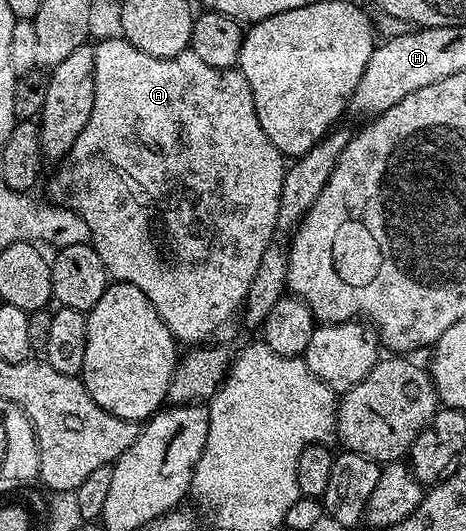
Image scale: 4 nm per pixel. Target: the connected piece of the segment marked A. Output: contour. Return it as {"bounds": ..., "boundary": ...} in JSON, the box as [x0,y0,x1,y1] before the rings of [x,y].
{"bounds":[49,36,287,344],"boundary":[[[121,36],[115,38],[106,38],[102,43],[94,46],[94,107],[92,108],[92,116],[88,116],[88,124],[84,124],[84,132],[80,132],[80,136],[76,136],[76,144],[72,144],[72,148],[67,152],[65,158],[62,159],[57,167],[58,175],[50,182],[50,198],[49,201],[59,208],[65,208],[76,212],[76,216],[80,216],[84,220],[84,224],[88,224],[90,229],[90,237],[92,245],[96,253],[100,256],[100,260],[104,264],[107,275],[111,279],[119,282],[127,282],[136,288],[140,288],[140,292],[144,292],[144,296],[148,296],[148,300],[152,304],[152,308],[156,308],[156,312],[160,316],[160,320],[164,320],[164,324],[170,329],[171,334],[179,343],[190,342],[186,344],[202,344],[210,338],[234,313],[243,309],[246,297],[248,296],[248,288],[252,284],[252,276],[256,276],[256,268],[260,265],[260,256],[264,256],[264,248],[268,248],[274,241],[274,234],[278,230],[278,213],[280,212],[280,188],[284,184],[284,176],[286,175],[287,163],[284,161],[284,155],[278,151],[276,144],[272,144],[272,140],[268,140],[268,136],[264,136],[264,128],[260,128],[260,120],[256,116],[256,104],[252,100],[252,88],[248,84],[248,80],[237,68],[229,70],[217,70],[212,68],[212,64],[204,64],[204,60],[200,60],[200,56],[196,56],[188,48],[184,52],[180,52],[171,58],[157,58],[156,56],[148,56],[148,52],[140,52],[140,48],[133,46],[128,39]]]}

